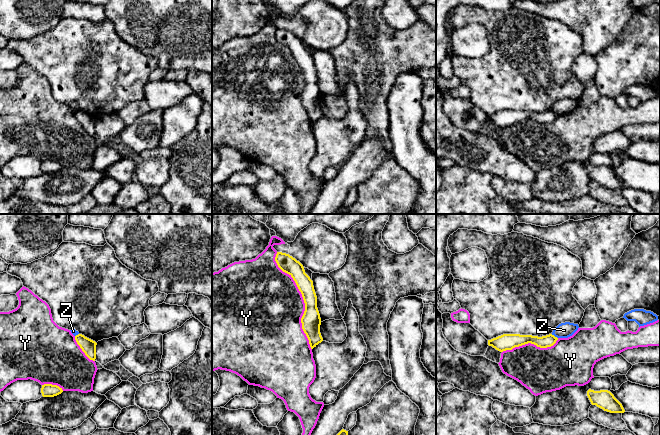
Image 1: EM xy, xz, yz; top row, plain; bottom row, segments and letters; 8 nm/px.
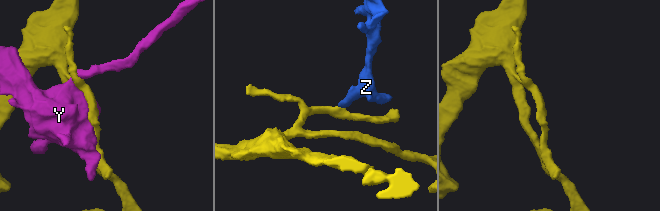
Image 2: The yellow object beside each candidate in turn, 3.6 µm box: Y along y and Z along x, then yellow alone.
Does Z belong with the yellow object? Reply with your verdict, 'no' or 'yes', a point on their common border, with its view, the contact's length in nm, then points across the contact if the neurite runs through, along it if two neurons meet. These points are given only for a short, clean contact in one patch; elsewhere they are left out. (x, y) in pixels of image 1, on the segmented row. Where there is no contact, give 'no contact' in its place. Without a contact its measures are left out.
no | yz (553, 335) | 70 nm | along yz (551, 334), (557, 338)

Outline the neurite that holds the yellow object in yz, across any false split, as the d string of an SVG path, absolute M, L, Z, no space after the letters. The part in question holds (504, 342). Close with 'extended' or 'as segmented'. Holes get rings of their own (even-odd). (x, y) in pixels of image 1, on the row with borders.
M503 334L488 340L488 345L500 352L503 352L528 343L534 344L540 348L547 348L553 346L557 340L558 338L552 334L542 337L520 334Z; as segmented

